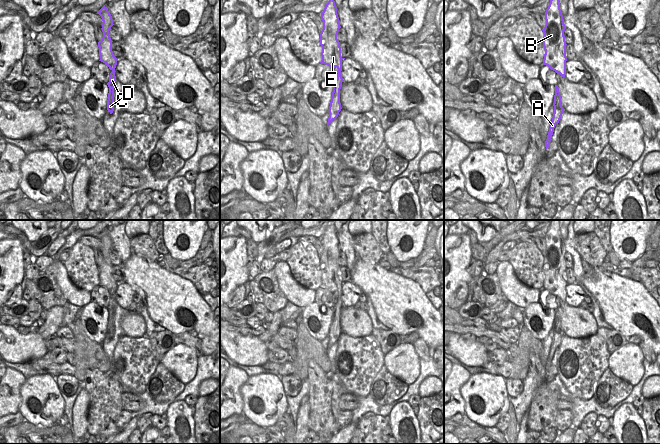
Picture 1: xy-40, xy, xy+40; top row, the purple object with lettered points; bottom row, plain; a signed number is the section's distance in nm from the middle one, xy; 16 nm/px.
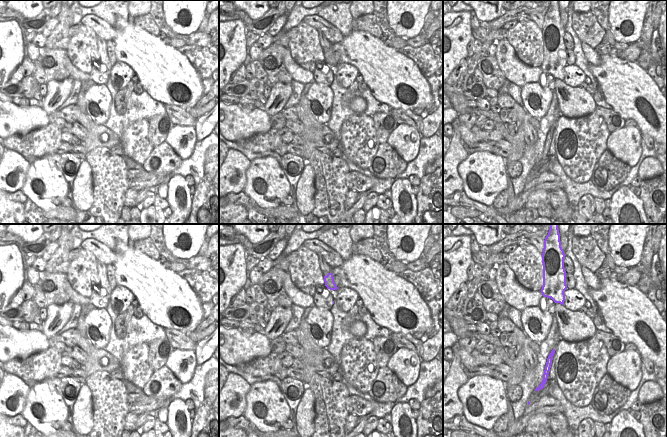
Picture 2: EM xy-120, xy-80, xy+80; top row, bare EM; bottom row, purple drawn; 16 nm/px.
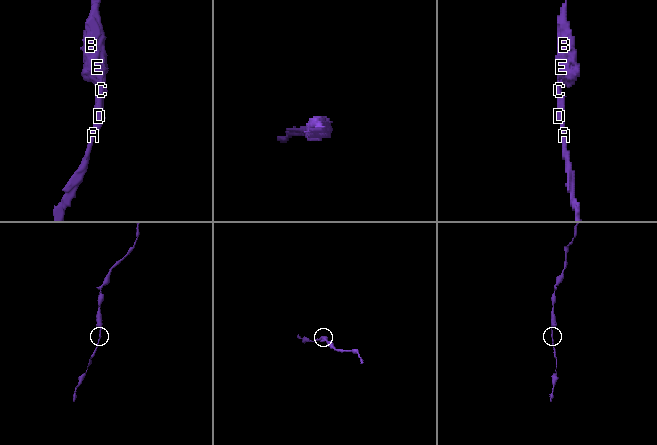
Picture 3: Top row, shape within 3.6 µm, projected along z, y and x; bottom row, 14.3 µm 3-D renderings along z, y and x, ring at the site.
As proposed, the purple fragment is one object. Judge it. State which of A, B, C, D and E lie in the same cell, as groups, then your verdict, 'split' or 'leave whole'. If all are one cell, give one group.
groups A B C D E; leave whole

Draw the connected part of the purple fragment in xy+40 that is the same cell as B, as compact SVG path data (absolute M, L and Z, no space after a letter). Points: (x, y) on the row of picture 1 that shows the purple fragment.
M550 0L545 12L546 25L542 29L544 33L543 47L545 50L543 65L559 73L566 75L566 41L564 31L566 29L561 13L559 0Z

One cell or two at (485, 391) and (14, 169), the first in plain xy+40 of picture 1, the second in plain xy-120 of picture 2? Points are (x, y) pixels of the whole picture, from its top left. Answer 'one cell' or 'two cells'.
two cells

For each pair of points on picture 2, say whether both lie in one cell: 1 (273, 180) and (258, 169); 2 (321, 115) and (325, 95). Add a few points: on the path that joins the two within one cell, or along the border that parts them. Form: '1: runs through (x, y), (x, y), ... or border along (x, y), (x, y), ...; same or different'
1: runs through (269, 180), (262, 173); same
2: runs through (324, 110), (324, 100); same

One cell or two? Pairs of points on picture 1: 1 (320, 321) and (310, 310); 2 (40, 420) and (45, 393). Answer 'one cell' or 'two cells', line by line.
1: one cell
2: one cell

